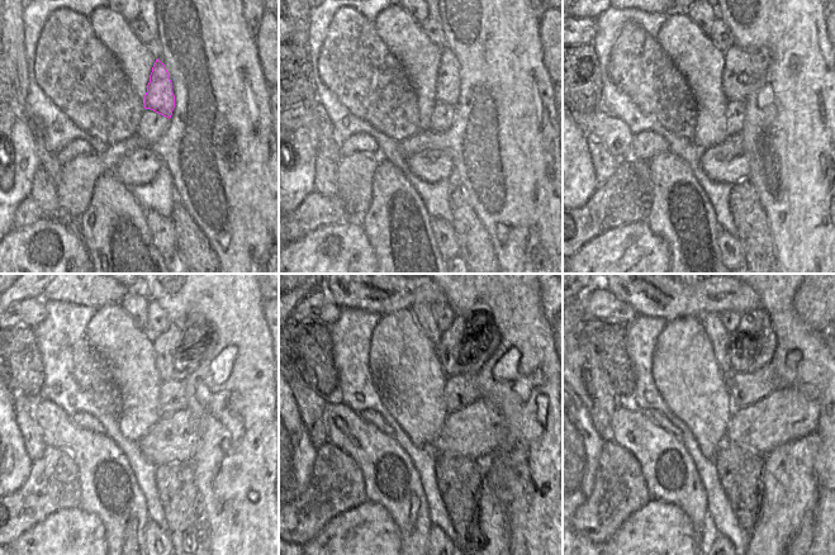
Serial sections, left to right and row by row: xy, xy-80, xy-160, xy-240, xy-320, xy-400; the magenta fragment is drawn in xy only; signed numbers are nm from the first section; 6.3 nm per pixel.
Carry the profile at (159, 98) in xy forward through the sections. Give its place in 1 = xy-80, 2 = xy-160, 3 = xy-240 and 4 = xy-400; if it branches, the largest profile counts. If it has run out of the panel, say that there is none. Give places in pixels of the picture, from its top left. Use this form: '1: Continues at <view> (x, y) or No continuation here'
1: Continues at xy-80 (447, 77)
2: Continues at xy-160 (739, 63)
3: Continues at xy-240 (171, 345)
4: Continues at xy-400 (750, 347).

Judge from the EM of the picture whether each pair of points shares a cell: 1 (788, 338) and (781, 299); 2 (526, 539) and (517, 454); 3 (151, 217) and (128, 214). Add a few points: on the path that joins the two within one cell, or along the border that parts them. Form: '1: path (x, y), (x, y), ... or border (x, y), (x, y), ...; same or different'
1: path (788, 328), (781, 309); same
2: path (526, 517), (526, 475); same
3: border (143, 210), (143, 218), (153, 243); different

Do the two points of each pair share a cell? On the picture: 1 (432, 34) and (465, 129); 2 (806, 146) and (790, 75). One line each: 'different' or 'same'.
1: different
2: same

